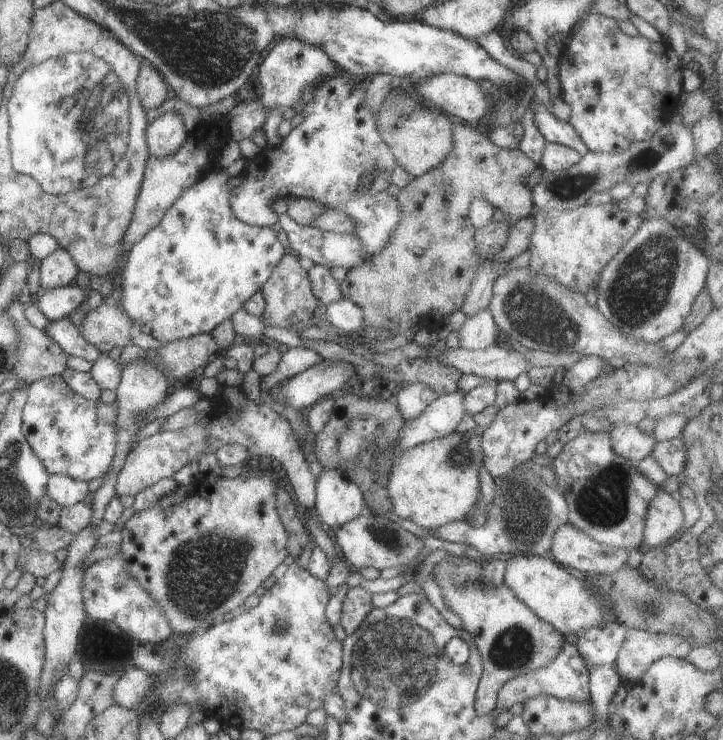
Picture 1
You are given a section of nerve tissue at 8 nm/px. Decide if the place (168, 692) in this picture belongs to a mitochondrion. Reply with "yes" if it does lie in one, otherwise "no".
yes

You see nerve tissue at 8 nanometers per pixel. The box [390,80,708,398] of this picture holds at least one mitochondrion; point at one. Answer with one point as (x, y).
(644, 277)

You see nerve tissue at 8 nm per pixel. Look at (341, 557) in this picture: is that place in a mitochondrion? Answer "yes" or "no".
no

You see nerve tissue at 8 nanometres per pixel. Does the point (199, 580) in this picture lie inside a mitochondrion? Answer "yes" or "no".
yes

